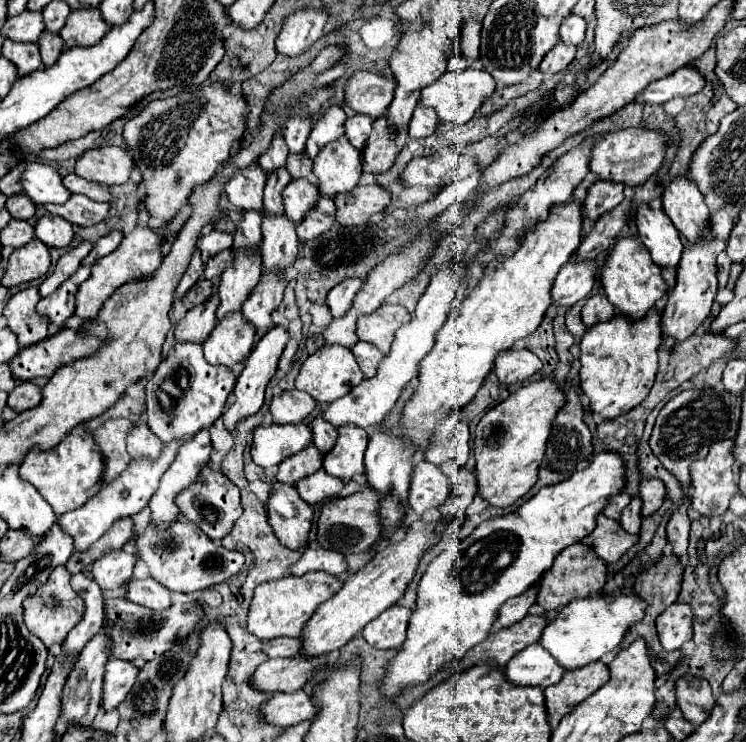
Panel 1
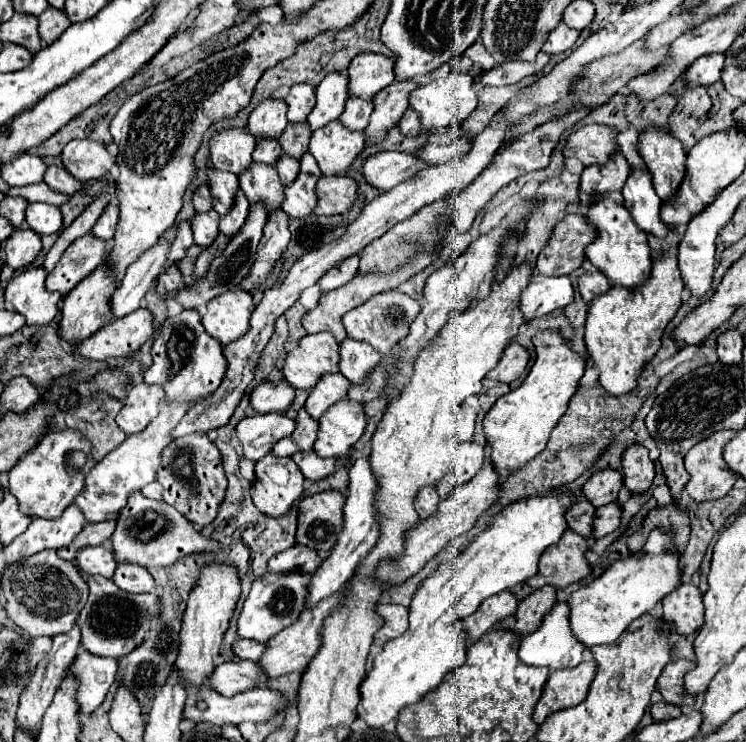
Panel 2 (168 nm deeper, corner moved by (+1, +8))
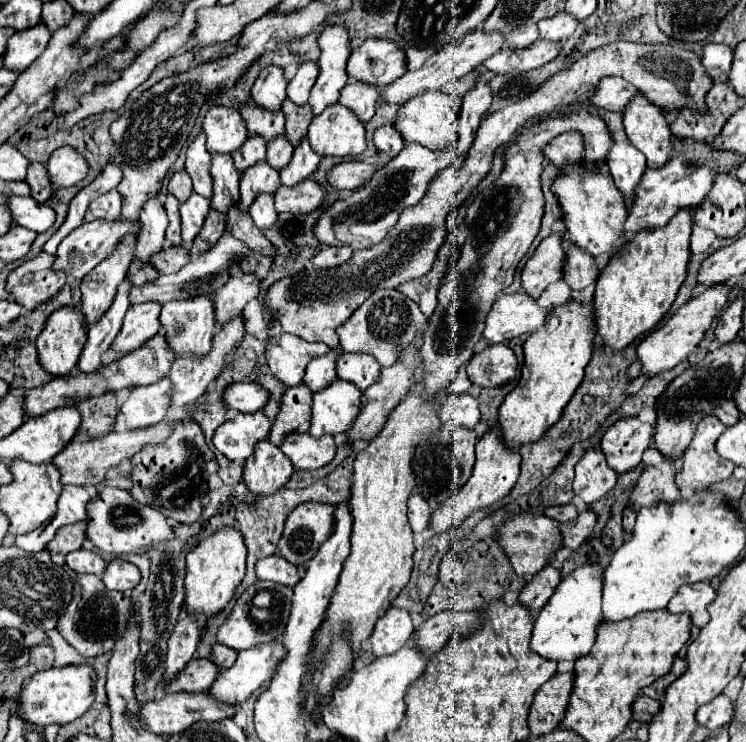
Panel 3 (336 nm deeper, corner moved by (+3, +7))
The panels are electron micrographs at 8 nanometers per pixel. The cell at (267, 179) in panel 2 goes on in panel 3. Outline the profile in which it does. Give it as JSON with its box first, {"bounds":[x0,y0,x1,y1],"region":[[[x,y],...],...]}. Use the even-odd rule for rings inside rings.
{"bounds":[231,137,265,173],"region":[[[249,137],[249,141],[245,141],[245,145],[237,149],[237,153],[233,153],[231,157],[237,171],[243,173],[245,169],[265,161],[265,141],[261,141],[261,137]]]}

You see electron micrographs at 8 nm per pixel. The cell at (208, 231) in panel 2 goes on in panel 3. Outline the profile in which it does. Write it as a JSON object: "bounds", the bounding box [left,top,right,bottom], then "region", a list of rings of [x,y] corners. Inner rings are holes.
{"bounds":[181,193,211,247],"region":[[[193,193],[193,197],[189,197],[189,201],[181,203],[181,237],[183,237],[183,245],[191,247],[193,239],[199,235],[207,215],[209,215],[211,203],[205,201],[205,197]]]}

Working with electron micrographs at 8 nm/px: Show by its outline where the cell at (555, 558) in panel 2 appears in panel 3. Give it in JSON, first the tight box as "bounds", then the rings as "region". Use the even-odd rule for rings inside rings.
{"bounds":[499,515,563,577],"region":[[[521,515],[499,527],[501,547],[507,553],[519,577],[533,577],[551,563],[551,555],[563,547],[563,533],[559,523],[545,515]]]}

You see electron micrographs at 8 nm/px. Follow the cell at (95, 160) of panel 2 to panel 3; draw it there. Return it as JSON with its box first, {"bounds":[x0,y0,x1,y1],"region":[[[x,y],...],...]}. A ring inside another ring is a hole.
{"bounds":[47,147,89,187],"region":[[[61,147],[51,153],[47,161],[47,171],[55,187],[71,187],[87,177],[89,163],[81,153],[77,153],[77,149]]]}

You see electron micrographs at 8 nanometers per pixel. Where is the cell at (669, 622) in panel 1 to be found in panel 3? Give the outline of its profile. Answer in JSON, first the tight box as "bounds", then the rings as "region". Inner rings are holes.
{"bounds":[667,583,717,627],"region":[[[689,583],[683,585],[677,595],[669,601],[667,611],[669,613],[689,613],[691,623],[697,627],[703,627],[709,621],[707,605],[715,599],[717,591],[709,583]]]}

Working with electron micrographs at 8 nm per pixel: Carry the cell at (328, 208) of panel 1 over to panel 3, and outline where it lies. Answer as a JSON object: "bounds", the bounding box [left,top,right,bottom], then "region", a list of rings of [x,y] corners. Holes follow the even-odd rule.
{"bounds":[281,139,321,187],"region":[[[303,139],[301,145],[293,153],[293,161],[289,161],[289,165],[281,171],[281,185],[295,187],[295,185],[303,183],[307,177],[313,175],[319,161],[321,161],[321,157],[317,157],[317,153],[311,151],[309,141]]]}

